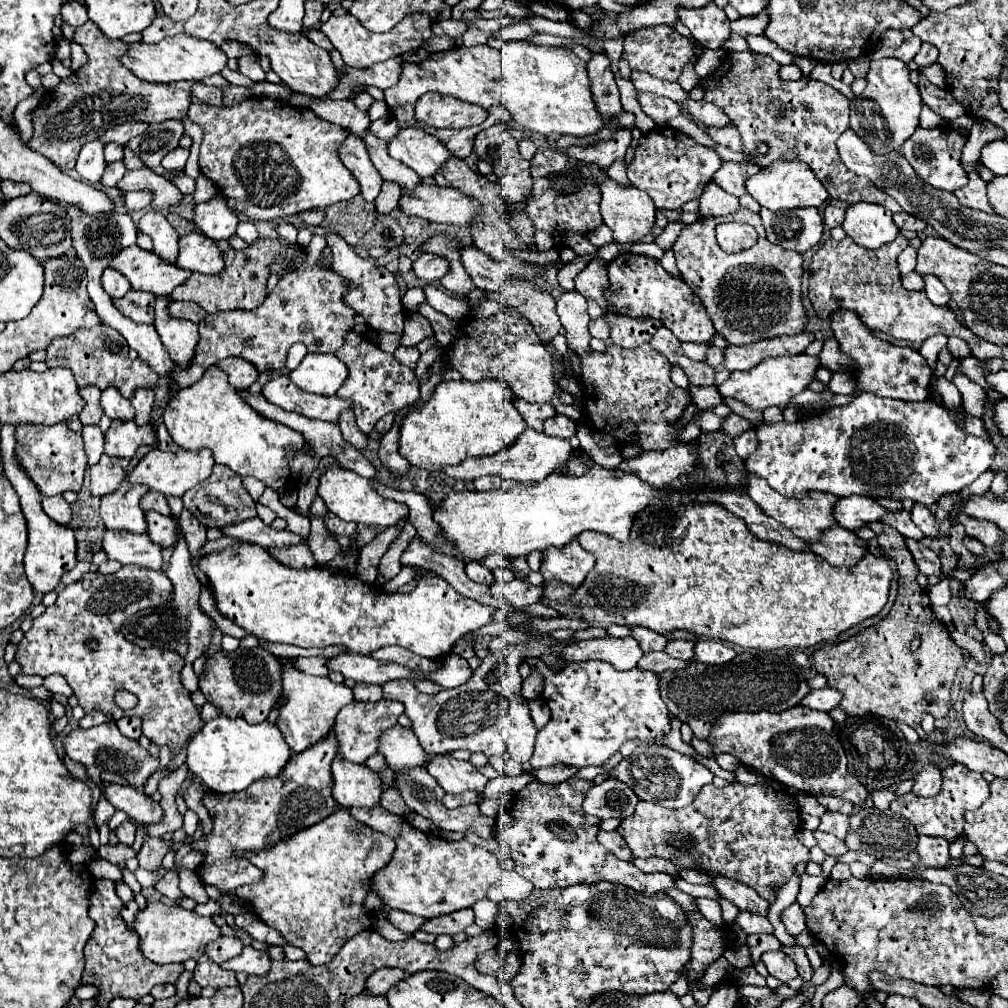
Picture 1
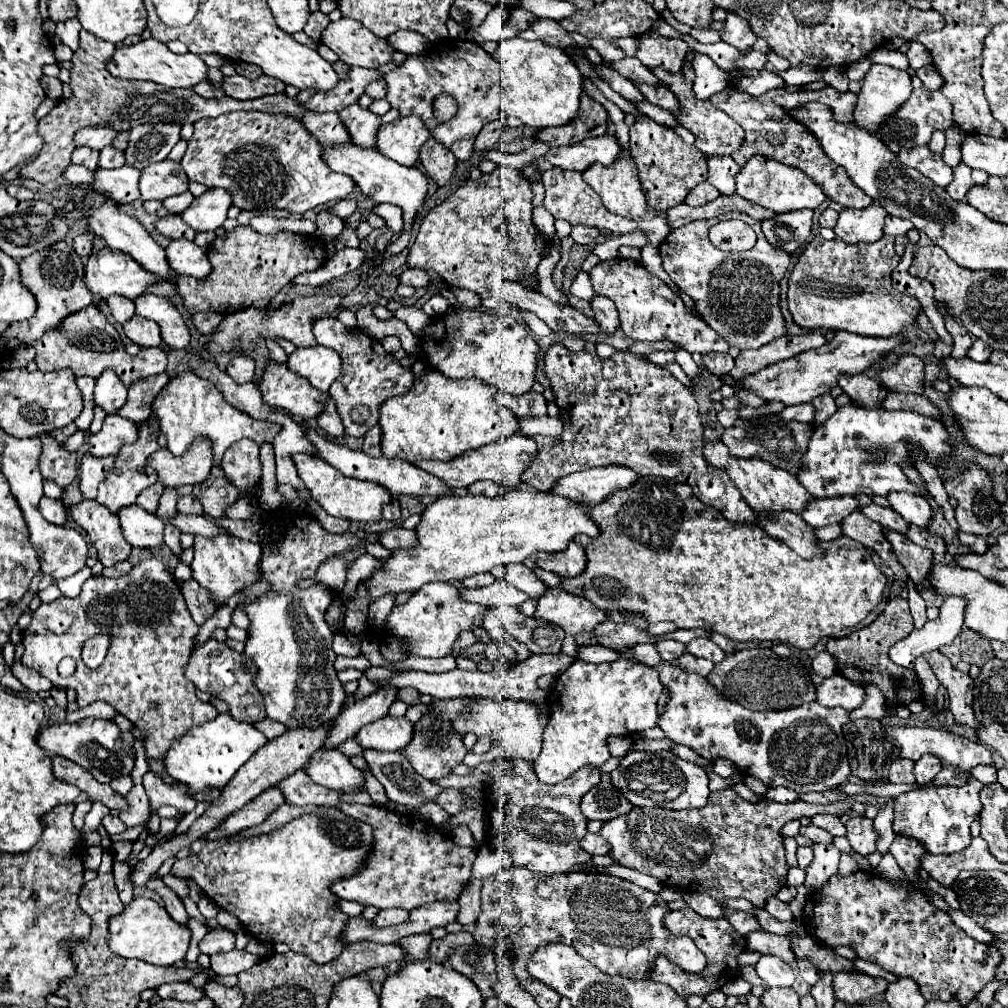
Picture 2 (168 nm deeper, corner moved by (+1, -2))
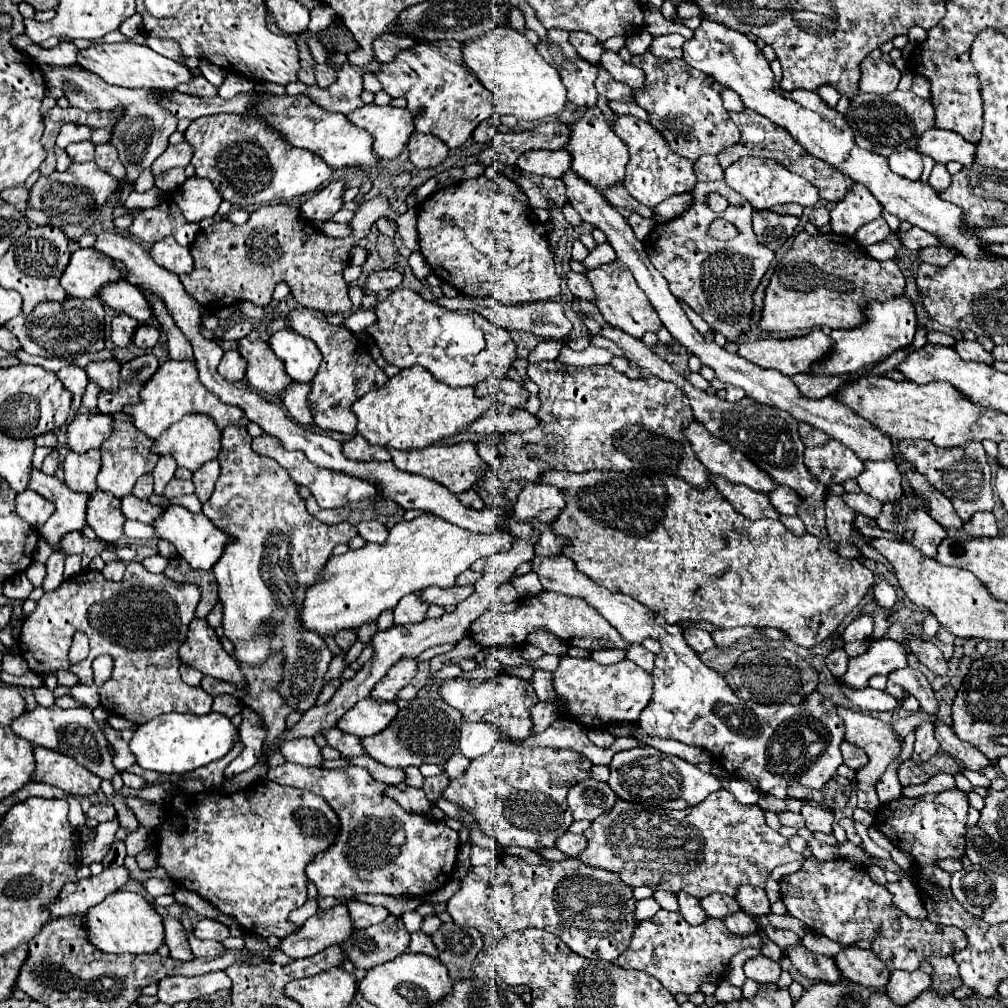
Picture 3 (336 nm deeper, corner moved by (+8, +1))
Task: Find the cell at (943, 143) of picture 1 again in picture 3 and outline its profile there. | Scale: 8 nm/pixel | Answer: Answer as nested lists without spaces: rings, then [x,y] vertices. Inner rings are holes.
[[[907,149],[903,153],[893,153],[889,157],[889,167],[901,177],[909,177],[911,181],[919,179],[923,173],[923,161],[915,149]]]

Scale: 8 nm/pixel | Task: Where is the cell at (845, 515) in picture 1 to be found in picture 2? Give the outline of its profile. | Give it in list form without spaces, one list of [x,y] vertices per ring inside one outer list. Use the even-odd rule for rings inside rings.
[[[836,496],[836,498],[812,498],[812,504],[804,508],[802,520],[812,524],[812,528],[840,524],[848,514],[858,510],[860,504],[852,496]]]

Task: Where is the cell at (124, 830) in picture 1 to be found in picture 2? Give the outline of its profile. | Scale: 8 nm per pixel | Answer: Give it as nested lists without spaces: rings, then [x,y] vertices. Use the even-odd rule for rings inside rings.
[[[110,814],[102,818],[102,826],[106,828],[108,834],[120,834],[120,832],[126,830],[126,824],[124,824],[120,818],[114,818],[114,816],[110,816]]]

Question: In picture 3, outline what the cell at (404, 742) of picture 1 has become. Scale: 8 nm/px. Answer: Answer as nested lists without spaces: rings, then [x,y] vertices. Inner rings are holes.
[[[369,697],[357,701],[357,705],[353,709],[349,709],[341,721],[337,723],[337,727],[343,733],[355,735],[355,737],[371,737],[381,733],[383,729],[387,729],[391,725],[391,721],[395,719],[399,707],[391,701],[389,705],[381,705],[377,701],[369,701]]]

